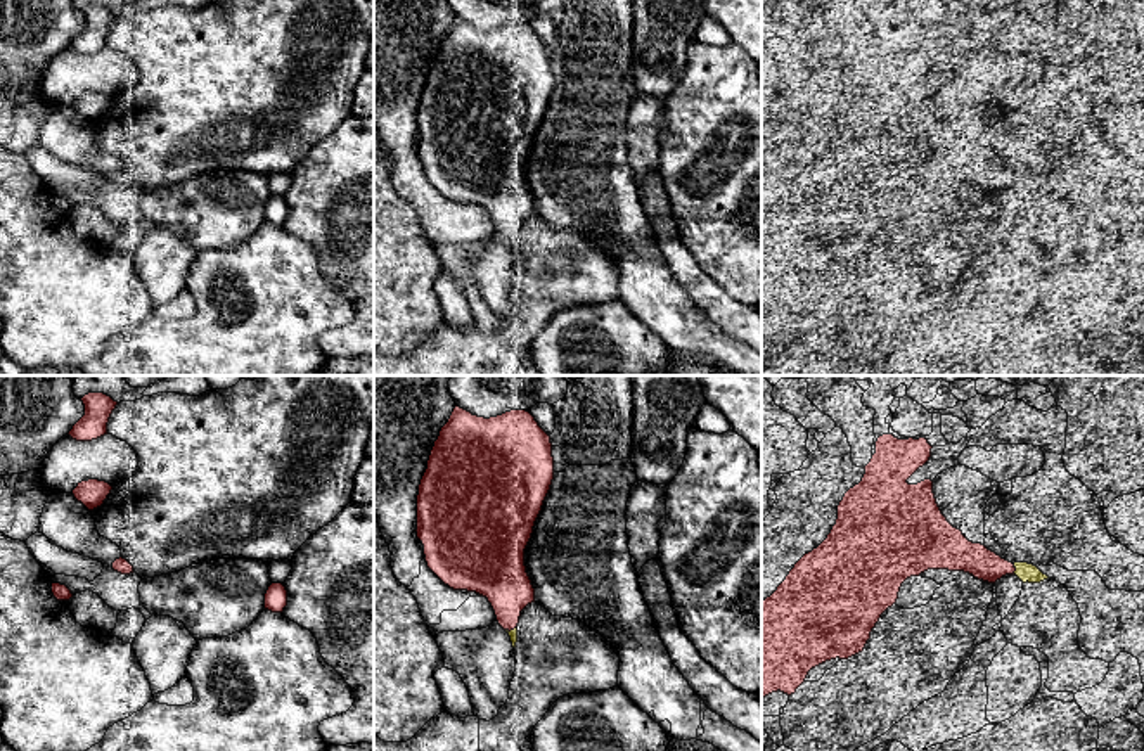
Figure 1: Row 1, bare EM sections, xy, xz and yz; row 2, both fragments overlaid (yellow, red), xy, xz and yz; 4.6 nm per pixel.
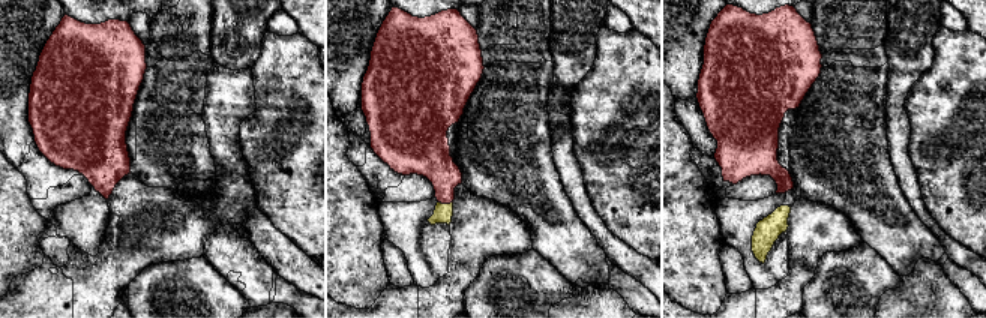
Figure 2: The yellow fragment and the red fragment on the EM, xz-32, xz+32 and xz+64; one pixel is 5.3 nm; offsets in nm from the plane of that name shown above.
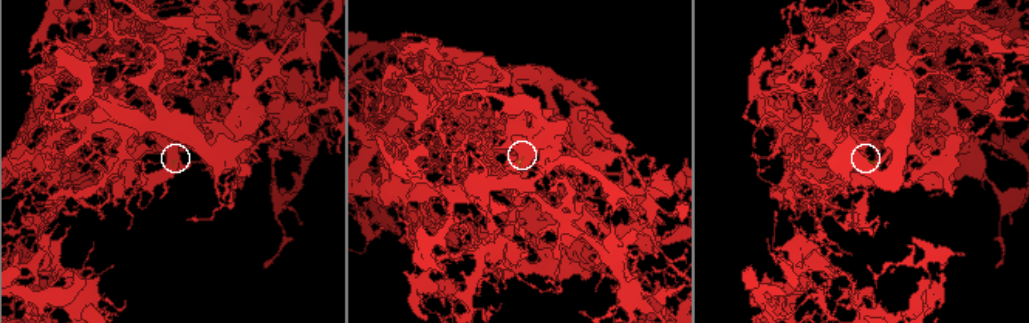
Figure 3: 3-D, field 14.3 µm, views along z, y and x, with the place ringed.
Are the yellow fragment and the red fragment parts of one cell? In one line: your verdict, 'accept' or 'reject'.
accept

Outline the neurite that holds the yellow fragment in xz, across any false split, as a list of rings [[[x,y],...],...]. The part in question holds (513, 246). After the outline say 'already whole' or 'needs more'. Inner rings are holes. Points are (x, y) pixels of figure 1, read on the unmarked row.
[[[455,17],[431,62],[417,107],[417,151],[427,180],[450,201],[488,211],[498,237],[517,254],[521,223],[535,215],[524,161],[554,92],[550,48],[526,22],[478,29]]]; needs more

